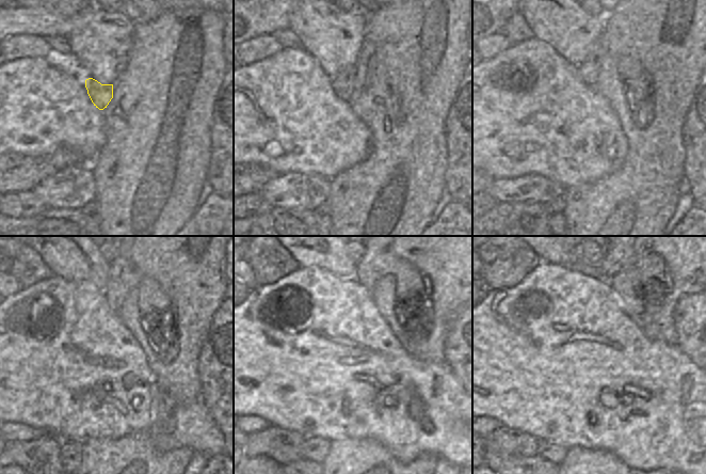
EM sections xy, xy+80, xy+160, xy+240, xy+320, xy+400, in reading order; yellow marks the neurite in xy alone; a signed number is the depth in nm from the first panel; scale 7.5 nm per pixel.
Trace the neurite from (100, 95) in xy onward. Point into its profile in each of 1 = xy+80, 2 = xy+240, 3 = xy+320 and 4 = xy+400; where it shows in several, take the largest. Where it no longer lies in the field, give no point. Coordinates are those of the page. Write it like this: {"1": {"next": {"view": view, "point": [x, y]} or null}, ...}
{"1": {"next": {"view": "xy+80", "point": [342, 83]}}, "2": {"next": {"view": "xy+240", "point": [125, 275]}}, "3": {"next": {"view": "xy+320", "point": [376, 258]}}, "4": {"next": {"view": "xy+400", "point": [616, 257]}}}

